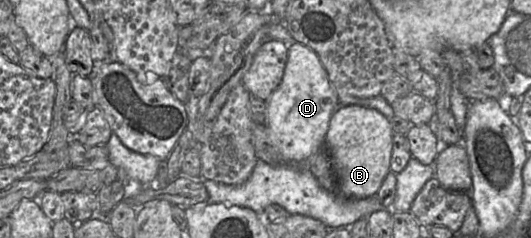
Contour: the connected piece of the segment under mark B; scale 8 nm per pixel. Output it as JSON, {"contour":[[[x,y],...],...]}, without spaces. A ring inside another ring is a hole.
{"contour":[[[340,105],[329,122],[325,151],[334,168],[339,193],[348,199],[375,196],[390,170],[393,131],[379,111],[360,105]]]}

